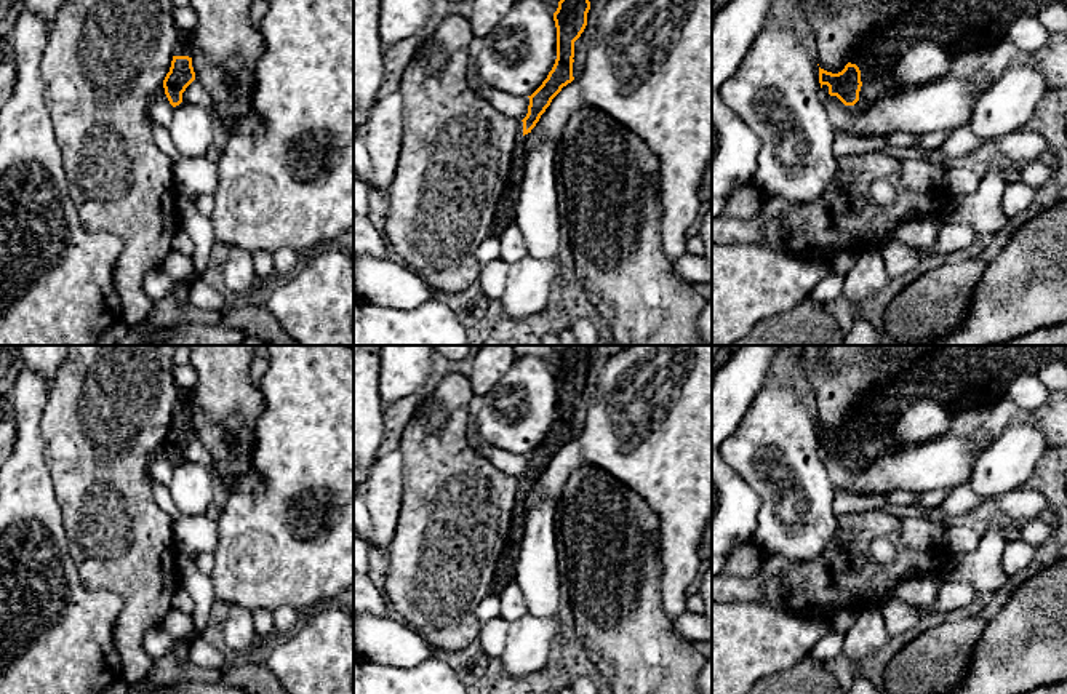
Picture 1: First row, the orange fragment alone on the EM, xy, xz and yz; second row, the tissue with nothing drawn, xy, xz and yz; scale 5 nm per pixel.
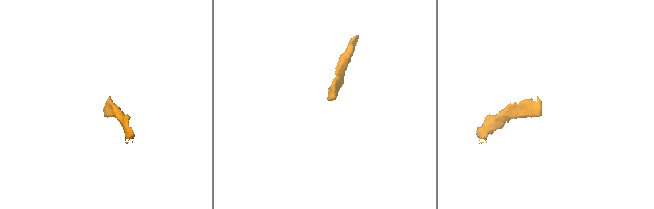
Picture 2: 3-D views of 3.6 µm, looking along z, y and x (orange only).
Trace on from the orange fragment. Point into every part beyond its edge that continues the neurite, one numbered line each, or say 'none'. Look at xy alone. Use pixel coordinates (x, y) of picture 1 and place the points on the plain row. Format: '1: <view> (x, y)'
1: xy (183, 406)

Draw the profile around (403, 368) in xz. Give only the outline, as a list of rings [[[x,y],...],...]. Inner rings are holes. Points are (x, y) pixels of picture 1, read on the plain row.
[[[381,345],[378,390],[384,406],[416,393],[430,377],[432,358],[432,345]]]

